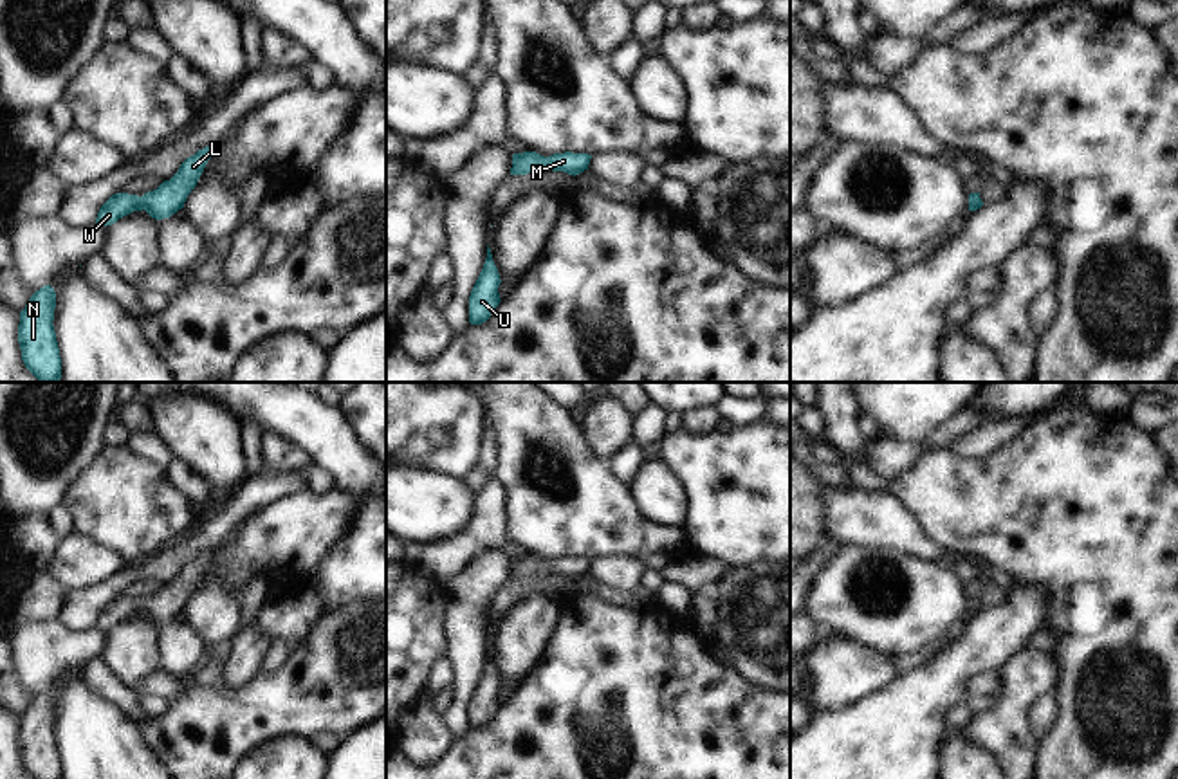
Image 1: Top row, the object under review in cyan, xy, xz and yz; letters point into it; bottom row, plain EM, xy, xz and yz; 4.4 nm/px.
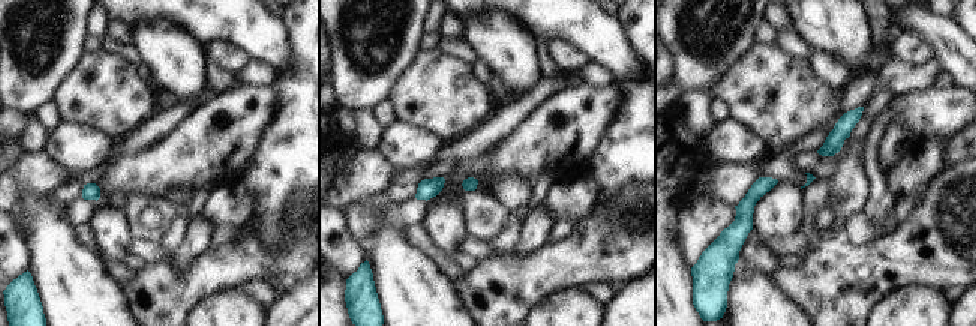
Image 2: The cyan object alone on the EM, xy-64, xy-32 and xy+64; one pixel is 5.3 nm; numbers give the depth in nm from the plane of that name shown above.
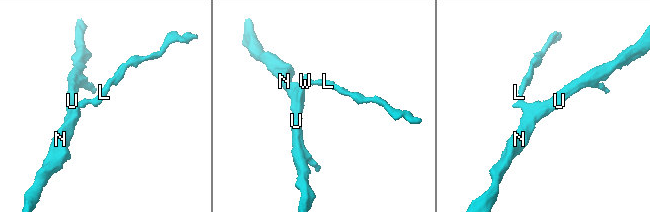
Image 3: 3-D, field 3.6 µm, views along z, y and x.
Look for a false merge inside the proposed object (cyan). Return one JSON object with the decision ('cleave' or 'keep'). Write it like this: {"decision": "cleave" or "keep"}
{"decision": "keep"}

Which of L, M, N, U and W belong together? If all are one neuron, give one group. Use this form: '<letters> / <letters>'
L M N U W

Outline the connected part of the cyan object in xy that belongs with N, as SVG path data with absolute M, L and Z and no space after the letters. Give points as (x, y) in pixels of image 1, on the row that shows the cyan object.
M51 285L36 290L20 312L18 343L25 368L40 382L61 379L61 357L54 332L56 292Z

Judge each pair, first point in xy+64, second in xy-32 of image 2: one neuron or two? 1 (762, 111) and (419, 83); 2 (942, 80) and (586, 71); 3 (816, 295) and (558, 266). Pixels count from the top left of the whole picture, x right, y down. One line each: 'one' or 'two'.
1: one
2: one
3: one

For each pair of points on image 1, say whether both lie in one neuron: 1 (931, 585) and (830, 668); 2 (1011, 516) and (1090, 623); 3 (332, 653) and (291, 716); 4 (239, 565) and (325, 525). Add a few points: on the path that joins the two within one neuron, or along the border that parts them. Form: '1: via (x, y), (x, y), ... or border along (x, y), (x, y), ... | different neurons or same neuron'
1: border along (825, 632), (850, 635), (890, 659) | different neurons
2: via (1038, 543), (1090, 595) | same neuron
3: via (332, 669), (303, 700) | same neuron
4: via (260, 547), (280, 534), (296, 532), (303, 527) | same neuron

